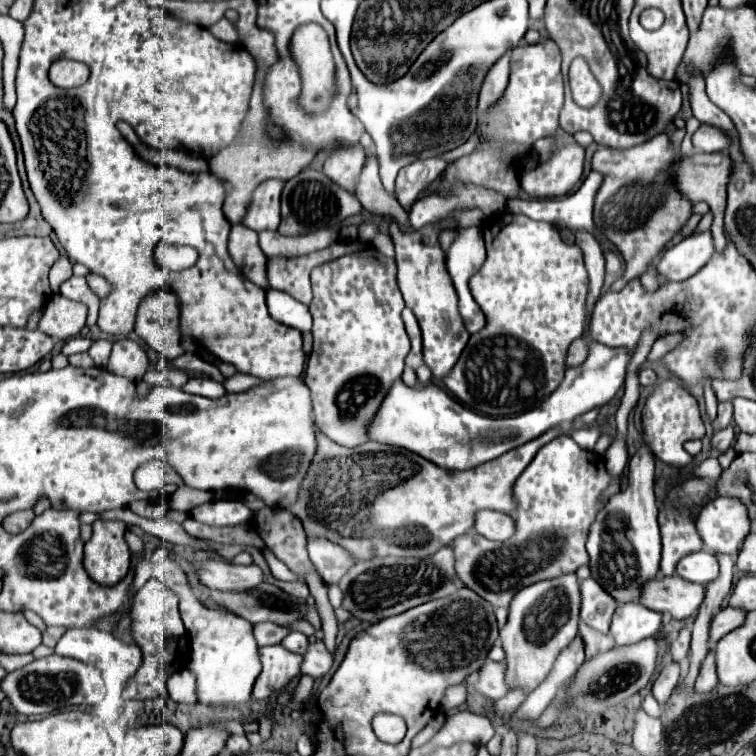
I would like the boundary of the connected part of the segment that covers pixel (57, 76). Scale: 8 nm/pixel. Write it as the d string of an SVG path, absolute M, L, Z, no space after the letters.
M56 61L56 65L52 65L52 83L56 87L78 87L82 83L86 83L90 77L90 69L84 63L78 61Z

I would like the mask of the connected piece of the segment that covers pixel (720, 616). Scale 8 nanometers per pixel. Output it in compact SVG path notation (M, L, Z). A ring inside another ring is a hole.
M726 607L726 609L718 611L710 625L710 641L718 643L726 633L742 627L746 621L746 615L748 615L748 611L738 609L738 607Z

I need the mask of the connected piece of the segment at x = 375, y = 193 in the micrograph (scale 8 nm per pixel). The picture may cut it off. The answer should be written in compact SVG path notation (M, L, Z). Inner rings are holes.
M368 155L366 157L366 163L362 167L362 173L358 177L358 183L356 183L356 189L354 189L354 195L360 199L360 203L364 205L366 211L372 211L374 215L384 215L384 213L390 213L396 221L400 223L406 223L408 221L408 215L406 211L396 203L396 199L392 199L382 183L380 183L380 175L378 175L378 157L376 155Z

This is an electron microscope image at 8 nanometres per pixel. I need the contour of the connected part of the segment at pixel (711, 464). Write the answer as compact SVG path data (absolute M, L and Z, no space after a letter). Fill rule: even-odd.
M708 457L706 461L702 461L702 463L694 465L694 473L696 473L698 477L716 479L716 477L720 477L722 467L720 467L720 463L718 463L718 459L716 459L716 457Z

